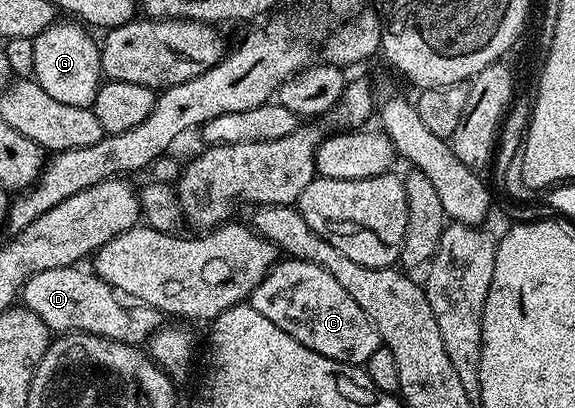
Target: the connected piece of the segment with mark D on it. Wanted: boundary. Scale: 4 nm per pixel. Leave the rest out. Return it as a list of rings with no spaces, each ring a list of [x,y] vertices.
[[[80,266],[42,270],[24,284],[23,307],[30,309],[42,322],[46,322],[49,333],[89,332],[102,338],[117,340],[123,344],[143,345],[162,324],[162,313],[149,304],[128,302],[119,304],[116,289],[110,287],[95,271],[83,272]]]

